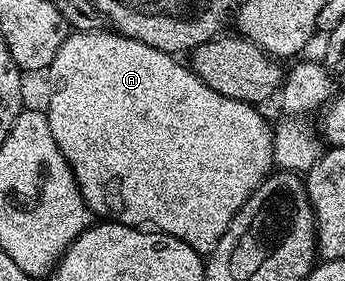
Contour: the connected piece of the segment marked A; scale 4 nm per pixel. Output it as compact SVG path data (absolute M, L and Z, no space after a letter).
M86 31L86 32L73 32L65 39L65 43L59 48L59 52L55 52L55 60L49 65L47 77L49 82L53 85L53 91L49 94L49 106L47 105L47 113L49 116L49 123L51 124L51 136L55 136L55 144L59 144L59 152L63 152L63 156L69 161L69 166L73 169L75 180L81 189L83 200L88 204L90 211L98 219L108 220L110 222L121 222L124 226L136 226L138 228L144 227L148 224L152 229L162 233L175 236L179 240L183 240L191 248L195 248L197 253L205 256L212 252L213 249L219 244L219 240L223 236L223 232L227 232L227 228L231 224L231 220L235 220L235 216L239 212L239 208L243 208L245 201L258 190L261 183L269 177L271 171L274 169L273 165L273 130L271 126L265 123L265 118L260 114L258 107L252 102L240 102L239 100L231 100L227 96L223 96L219 92L215 92L211 88L207 88L207 84L203 84L203 80L199 80L197 75L193 73L188 65L180 66L177 63L178 59L171 54L164 54L159 48L151 48L147 44L143 44L134 38L126 38L124 34L116 32L100 31Z

